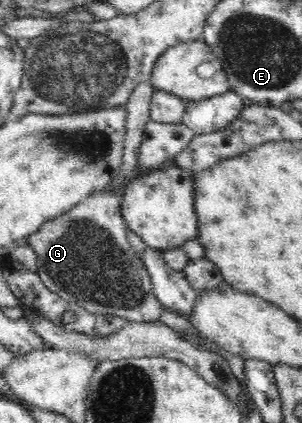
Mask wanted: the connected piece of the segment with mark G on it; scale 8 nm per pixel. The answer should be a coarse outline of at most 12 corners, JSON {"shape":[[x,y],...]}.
{"shape":[[105,190],[34,235],[48,289],[89,313],[160,320]]}

